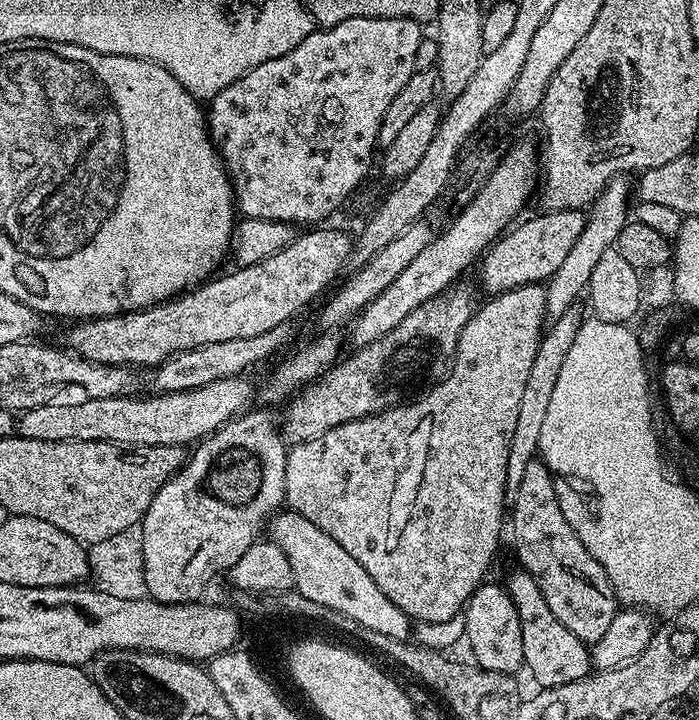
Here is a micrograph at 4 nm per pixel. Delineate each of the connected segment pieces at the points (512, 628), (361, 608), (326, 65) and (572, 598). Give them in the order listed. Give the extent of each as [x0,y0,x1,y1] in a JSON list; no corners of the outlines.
[[463,583,524,674],[270,510,410,641],[206,16,422,226],[510,458,618,646]]

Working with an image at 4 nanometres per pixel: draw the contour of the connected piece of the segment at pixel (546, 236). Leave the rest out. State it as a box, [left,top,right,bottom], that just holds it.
[478,208,585,294]

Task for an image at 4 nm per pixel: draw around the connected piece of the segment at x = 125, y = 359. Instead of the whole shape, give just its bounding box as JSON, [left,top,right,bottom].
[63,226,354,370]

